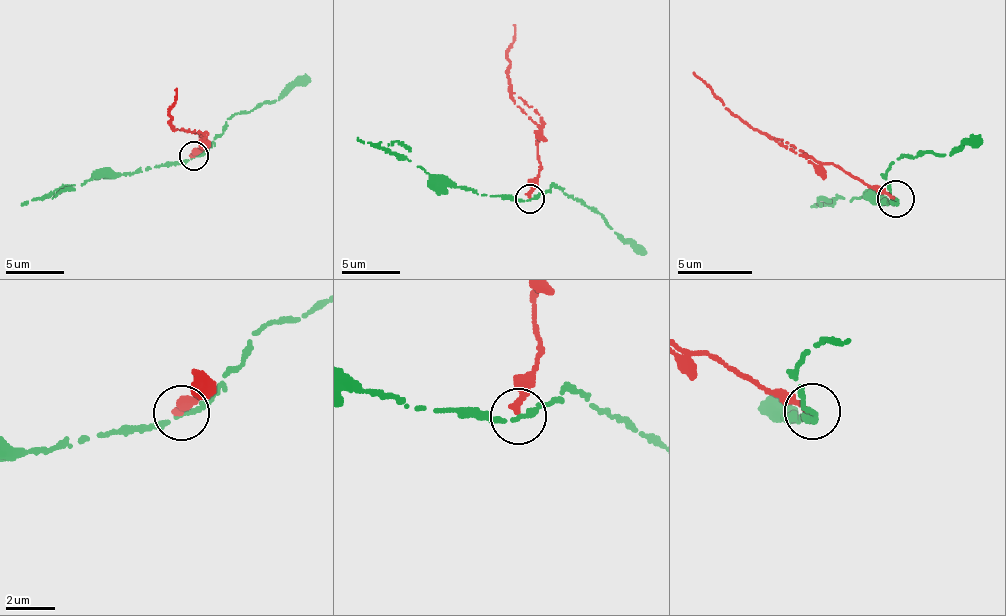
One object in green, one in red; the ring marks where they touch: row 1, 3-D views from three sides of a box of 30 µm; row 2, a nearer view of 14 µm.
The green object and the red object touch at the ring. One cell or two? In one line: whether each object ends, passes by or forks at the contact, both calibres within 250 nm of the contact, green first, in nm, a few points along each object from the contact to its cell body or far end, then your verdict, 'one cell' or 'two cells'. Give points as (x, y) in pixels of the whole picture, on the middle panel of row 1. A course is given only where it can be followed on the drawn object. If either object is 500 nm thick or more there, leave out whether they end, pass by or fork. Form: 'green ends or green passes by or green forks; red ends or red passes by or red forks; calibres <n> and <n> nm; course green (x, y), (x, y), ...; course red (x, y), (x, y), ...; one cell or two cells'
green passes by; red ends; calibres 190 and 280 nm; course green (529, 199), (482, 195), (439, 181), (418, 166), (357, 137); course red (529, 196), (541, 168), (538, 142), (541, 131), (515, 102), (509, 84), (506, 52), (515, 38), (513, 24); two cells

